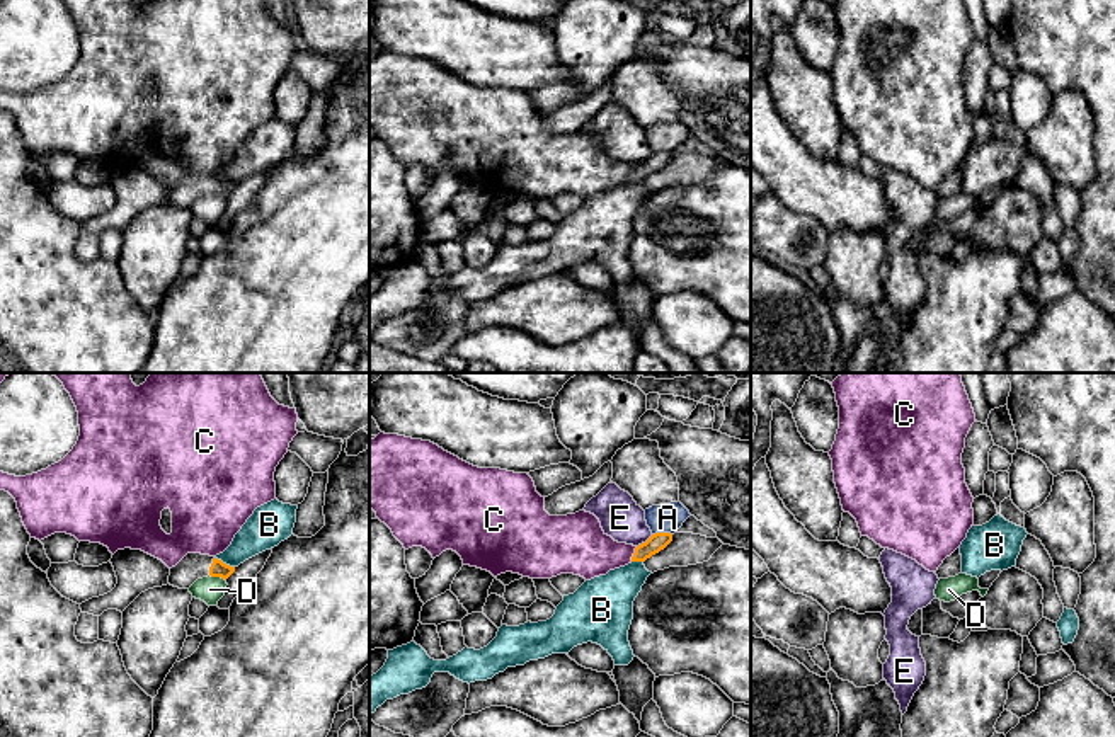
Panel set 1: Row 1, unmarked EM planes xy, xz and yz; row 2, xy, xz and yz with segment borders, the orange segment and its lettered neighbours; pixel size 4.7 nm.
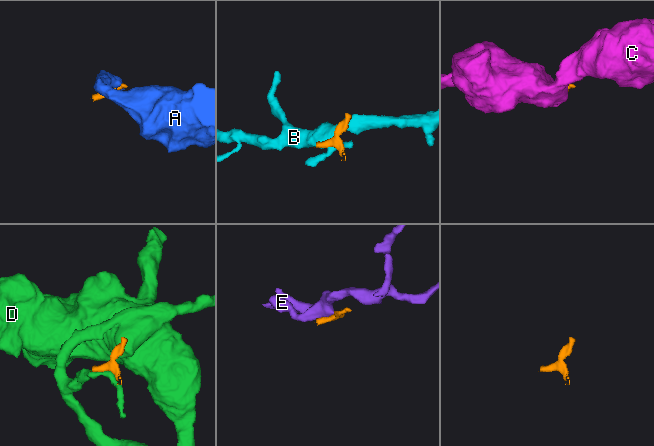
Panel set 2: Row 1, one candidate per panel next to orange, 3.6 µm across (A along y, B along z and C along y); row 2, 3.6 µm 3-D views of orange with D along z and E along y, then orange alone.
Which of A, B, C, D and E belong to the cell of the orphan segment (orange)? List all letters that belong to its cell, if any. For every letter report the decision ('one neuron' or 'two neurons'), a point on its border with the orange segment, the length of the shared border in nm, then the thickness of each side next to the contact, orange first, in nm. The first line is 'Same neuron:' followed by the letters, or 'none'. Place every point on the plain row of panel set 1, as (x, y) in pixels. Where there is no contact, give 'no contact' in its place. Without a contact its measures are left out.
Same neuron: none
A: two neurons | xz (661, 152) | 100 nm | 90/140 nm
B: two neurons | xy (225, 182) | 110 nm | 80/190 nm
C: two neurons | xz (634, 172) | 80 nm | 90/260 nm
D: two neurons | xy (218, 194) | 90 nm | 80/130 nm
E: two neurons | xz (646, 160) | 100 nm | 90/200 nm

